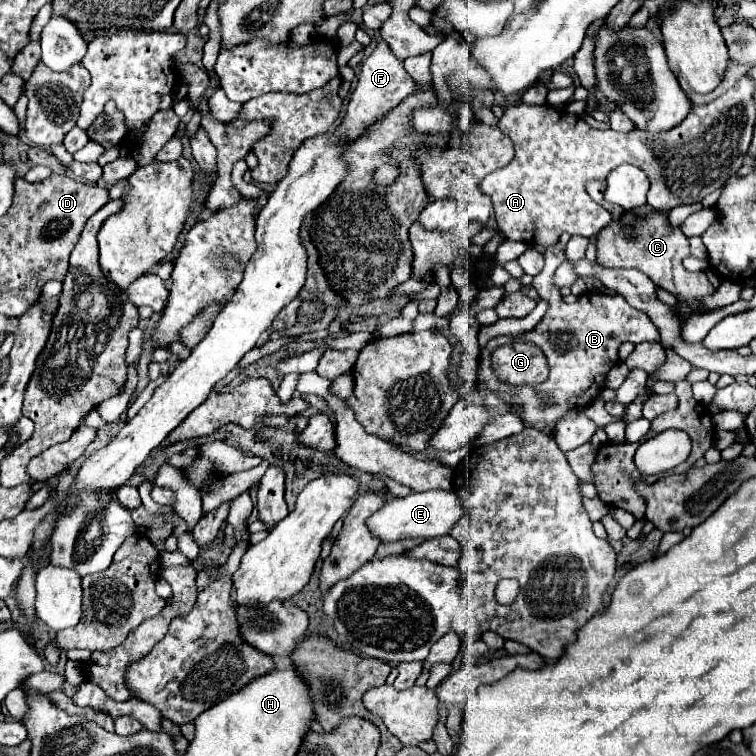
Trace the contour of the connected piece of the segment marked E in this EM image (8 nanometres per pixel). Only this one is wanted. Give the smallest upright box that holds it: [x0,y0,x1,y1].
[366,490,462,544]

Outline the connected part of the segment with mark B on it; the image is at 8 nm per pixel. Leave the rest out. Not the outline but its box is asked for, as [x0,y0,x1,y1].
[478,246,658,432]

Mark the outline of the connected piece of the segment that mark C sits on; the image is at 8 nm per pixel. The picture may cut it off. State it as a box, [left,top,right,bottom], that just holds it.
[586,180,714,310]

